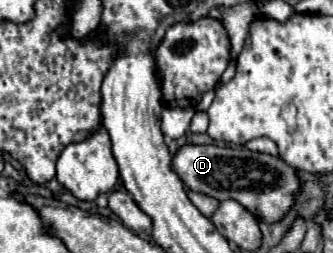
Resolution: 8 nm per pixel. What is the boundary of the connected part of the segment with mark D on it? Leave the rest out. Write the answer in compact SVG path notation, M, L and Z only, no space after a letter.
M182 145L172 157L172 171L190 191L214 197L218 201L234 199L248 211L250 195L254 195L254 213L268 223L280 221L284 217L290 205L294 205L294 193L300 187L294 169L286 161L266 153L248 151L244 147L232 149L218 145Z

